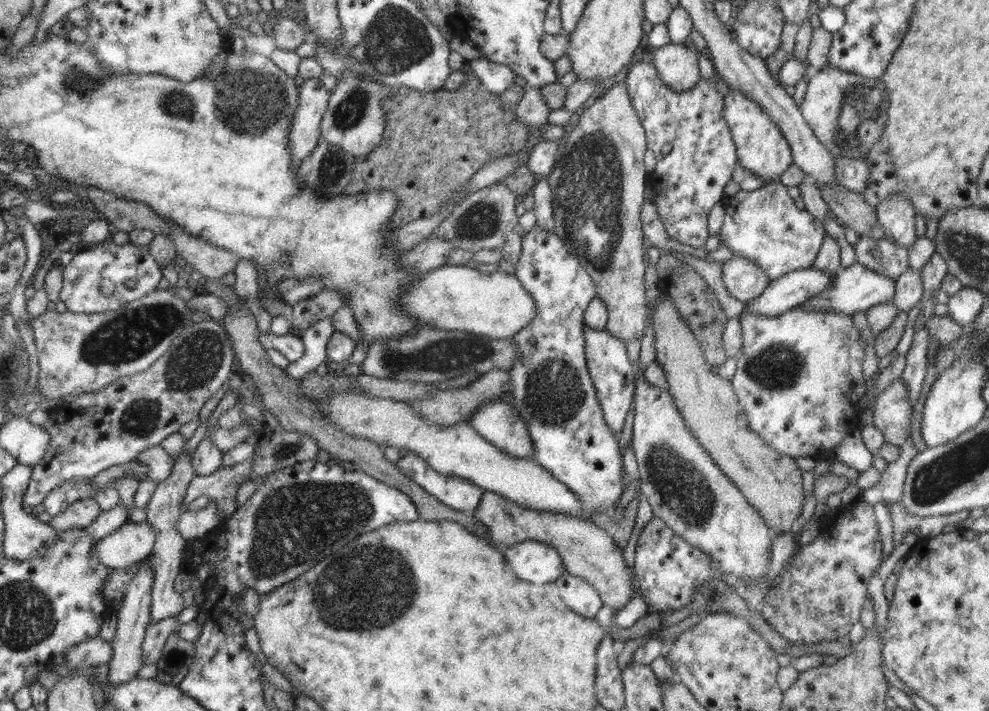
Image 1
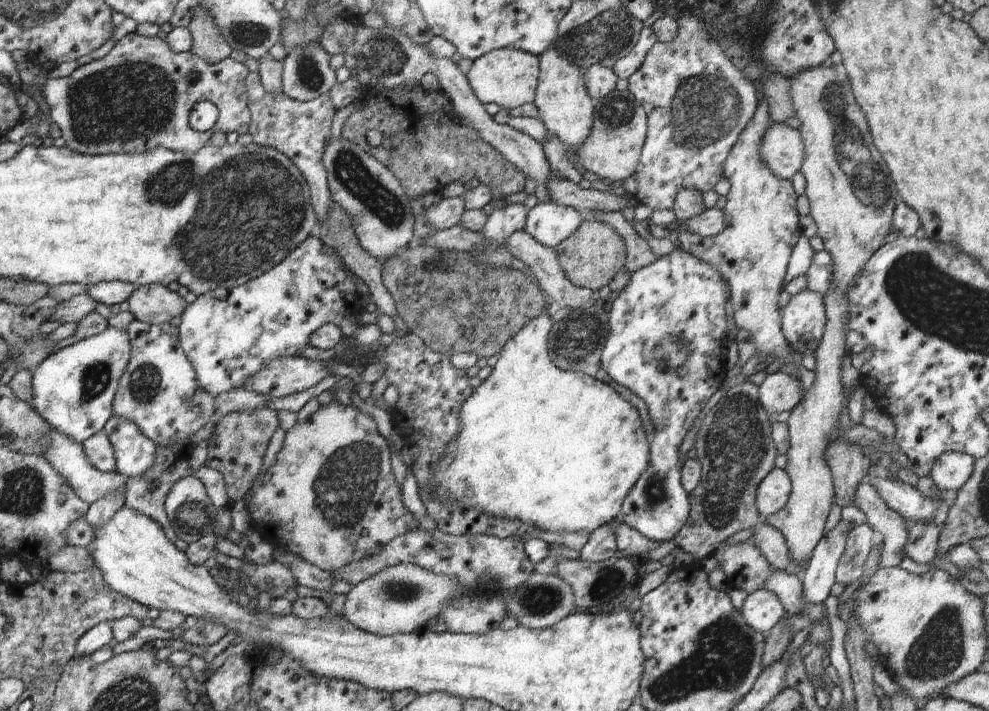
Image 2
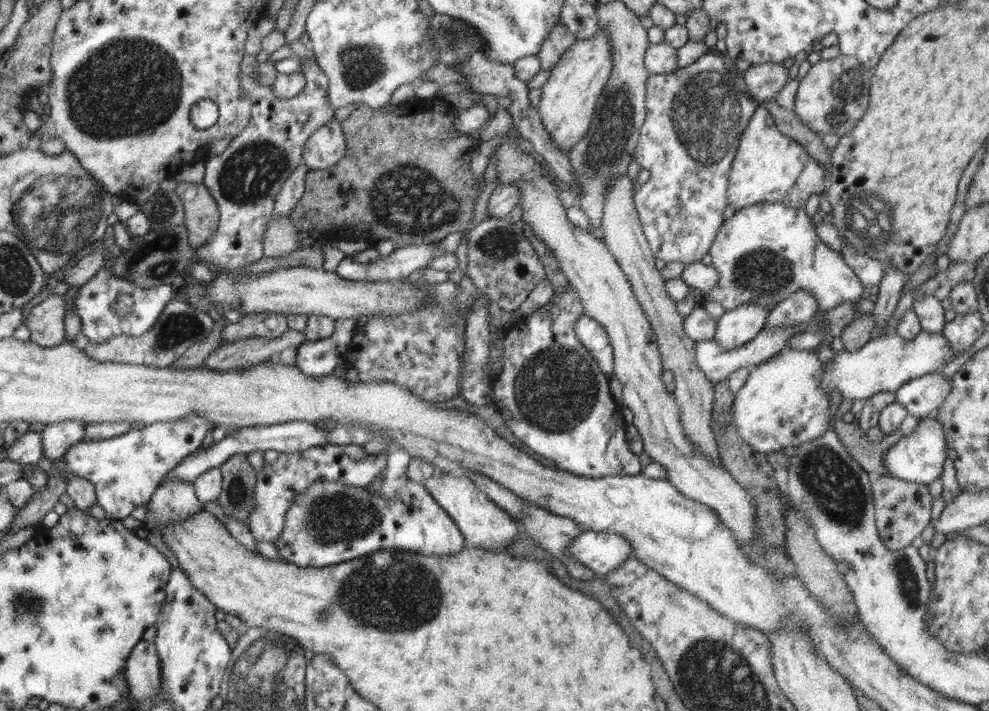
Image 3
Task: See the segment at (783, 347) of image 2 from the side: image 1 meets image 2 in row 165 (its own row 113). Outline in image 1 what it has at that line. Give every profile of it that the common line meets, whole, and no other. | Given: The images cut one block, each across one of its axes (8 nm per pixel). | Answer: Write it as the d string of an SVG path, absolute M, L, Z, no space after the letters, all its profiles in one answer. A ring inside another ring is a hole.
M727 86L724 95L723 113L730 129L731 137L735 143L738 162L742 168L750 170L755 176L762 180L774 181L790 168L793 164L792 151L776 123L764 110L752 99L744 96L739 90Z

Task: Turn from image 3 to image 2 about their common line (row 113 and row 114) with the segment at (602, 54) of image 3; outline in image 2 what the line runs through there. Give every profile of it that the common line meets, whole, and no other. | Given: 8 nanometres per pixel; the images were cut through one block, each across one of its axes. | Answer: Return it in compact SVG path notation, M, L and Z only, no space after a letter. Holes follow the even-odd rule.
M555 48L547 49L538 56L539 76L535 90L534 104L538 108L540 120L560 142L571 150L582 144L594 126L595 100L588 94L584 84L583 69L564 58Z

